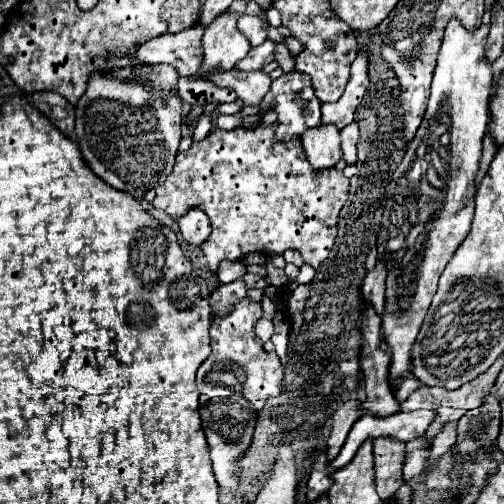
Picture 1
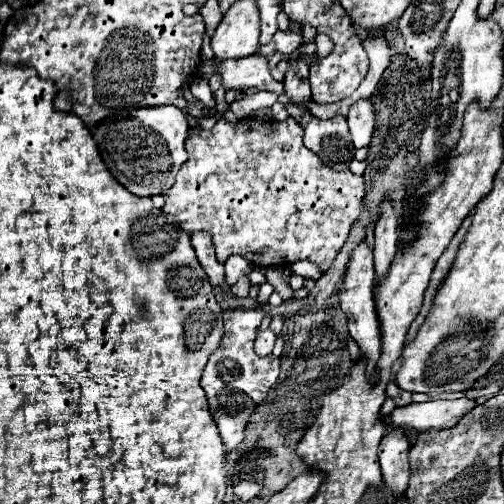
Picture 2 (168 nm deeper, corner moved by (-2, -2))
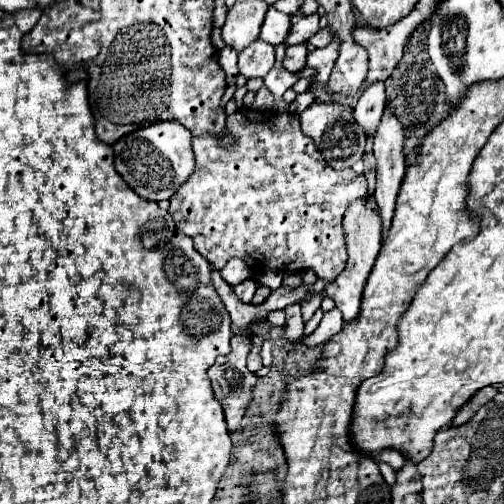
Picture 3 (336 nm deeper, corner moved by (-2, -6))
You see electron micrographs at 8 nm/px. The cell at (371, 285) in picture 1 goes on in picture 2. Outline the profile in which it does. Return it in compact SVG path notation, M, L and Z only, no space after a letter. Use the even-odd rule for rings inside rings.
M390 203L382 205L382 215L376 223L374 235L376 235L374 269L376 269L376 275L386 277L390 263L396 255L396 245L398 245L398 217Z

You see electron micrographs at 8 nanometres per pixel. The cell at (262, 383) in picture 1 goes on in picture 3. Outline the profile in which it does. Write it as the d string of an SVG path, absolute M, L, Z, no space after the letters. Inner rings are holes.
M234 335L232 337L232 351L226 357L218 357L214 361L214 365L208 369L208 377L212 381L214 395L224 407L224 415L226 415L226 423L228 423L230 431L238 429L238 425L242 421L242 415L246 413L246 407L248 407L248 403L252 399L254 385L258 381L258 375L248 371L248 367L246 367L246 357L248 357L250 345L252 345L250 335Z

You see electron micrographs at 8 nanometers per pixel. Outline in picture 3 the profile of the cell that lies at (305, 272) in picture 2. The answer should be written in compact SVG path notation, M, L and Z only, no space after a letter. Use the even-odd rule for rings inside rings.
M374 197L358 199L348 205L346 215L344 215L344 235L348 243L348 263L344 271L326 287L328 297L336 303L336 307L342 311L344 321L354 321L360 313L360 299L362 299L362 289L364 283L374 267L374 261L380 253L380 241L382 241L382 219L378 213L378 203Z

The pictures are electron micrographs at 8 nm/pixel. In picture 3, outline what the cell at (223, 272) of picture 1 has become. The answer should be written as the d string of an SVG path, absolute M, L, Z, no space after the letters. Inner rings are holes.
M234 257L220 269L220 275L228 285L234 287L234 285L246 281L248 277L252 277L252 269L240 257Z

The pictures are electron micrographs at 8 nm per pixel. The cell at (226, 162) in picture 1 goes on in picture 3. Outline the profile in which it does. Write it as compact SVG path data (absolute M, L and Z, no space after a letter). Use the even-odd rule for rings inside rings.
M242 109L242 111L236 111L232 115L228 115L228 131L236 137L236 145L232 149L224 149L220 147L218 139L214 139L212 135L202 135L202 137L194 137L192 139L192 147L194 147L194 155L196 155L196 167L194 167L194 173L190 175L190 179L170 197L170 209L168 213L172 215L172 219L176 221L176 227L186 233L188 237L194 239L194 247L196 251L210 263L210 267L214 271L222 269L224 263L232 257L242 257L246 261L246 265L254 271L264 271L264 269L270 269L270 271L282 271L282 273L300 273L304 269L314 269L318 277L330 281L330 279L336 279L342 271L342 267L346 265L346 259L348 259L348 253L346 253L346 245L344 245L344 229L342 229L342 219L344 219L344 211L346 207L350 205L350 201L356 201L356 199L362 199L366 197L366 177L364 175L356 175L352 169L344 169L344 171L334 171L326 161L324 157L318 153L314 141L310 137L306 137L300 129L300 119L298 115L292 115L292 113L282 113L282 115L276 115L272 111L252 111L252 109Z

